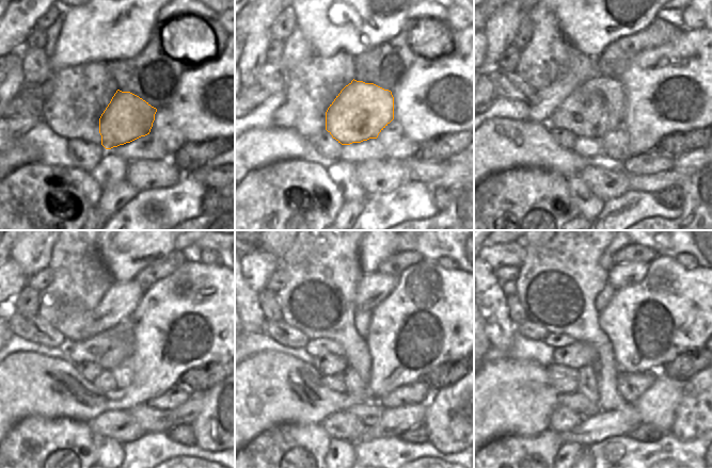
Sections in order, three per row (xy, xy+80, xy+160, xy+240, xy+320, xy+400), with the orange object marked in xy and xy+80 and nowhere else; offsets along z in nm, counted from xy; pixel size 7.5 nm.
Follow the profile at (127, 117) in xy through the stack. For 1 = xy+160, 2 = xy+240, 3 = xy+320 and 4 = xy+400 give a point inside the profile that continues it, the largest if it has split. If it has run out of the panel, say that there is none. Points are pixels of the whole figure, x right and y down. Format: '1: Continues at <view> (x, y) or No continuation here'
1: Continues at xy+160 (597, 107)
2: Continues at xy+240 (114, 346)
3: Continues at xy+320 (315, 346)
4: Continues at xy+400 (554, 341)

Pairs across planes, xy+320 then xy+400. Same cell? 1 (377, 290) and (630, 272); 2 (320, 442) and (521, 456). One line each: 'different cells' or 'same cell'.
1: same cell
2: same cell

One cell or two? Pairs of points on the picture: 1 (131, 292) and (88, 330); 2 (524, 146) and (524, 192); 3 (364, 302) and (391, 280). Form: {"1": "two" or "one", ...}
{"1": "one", "2": "two", "3": "one"}

